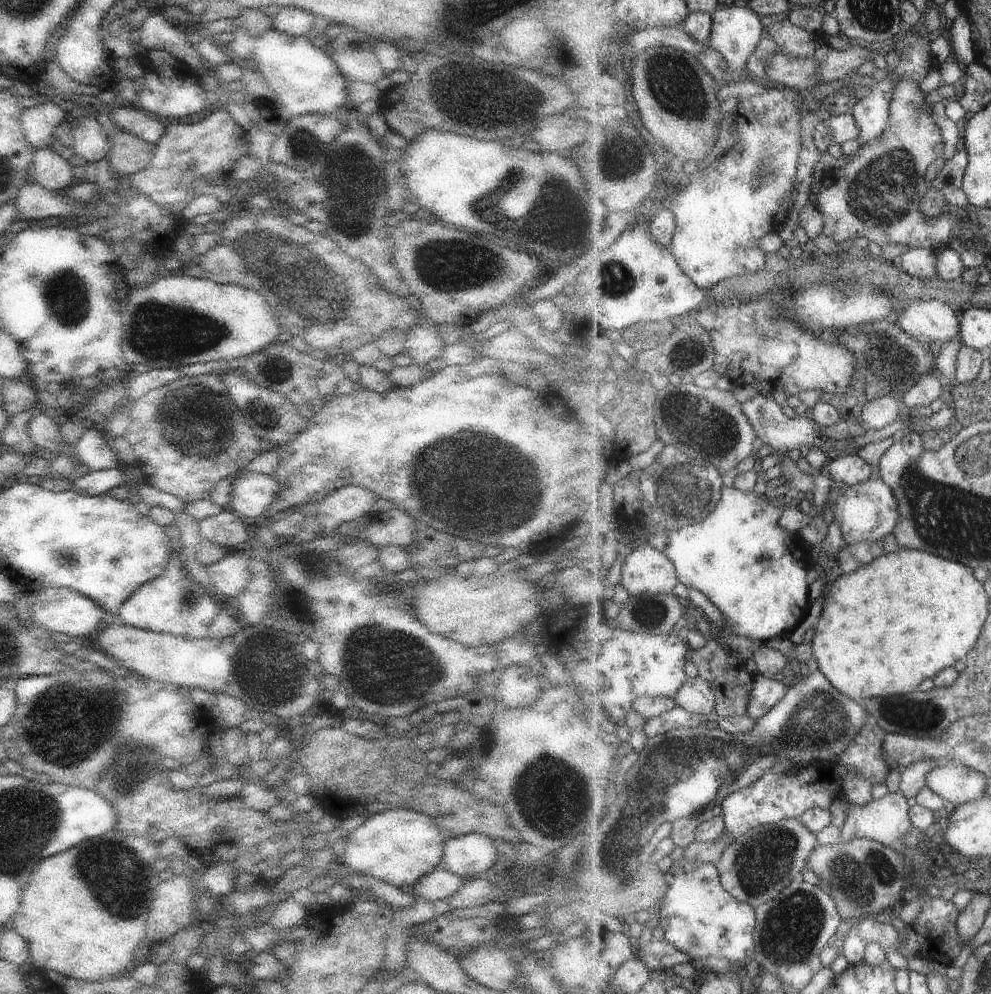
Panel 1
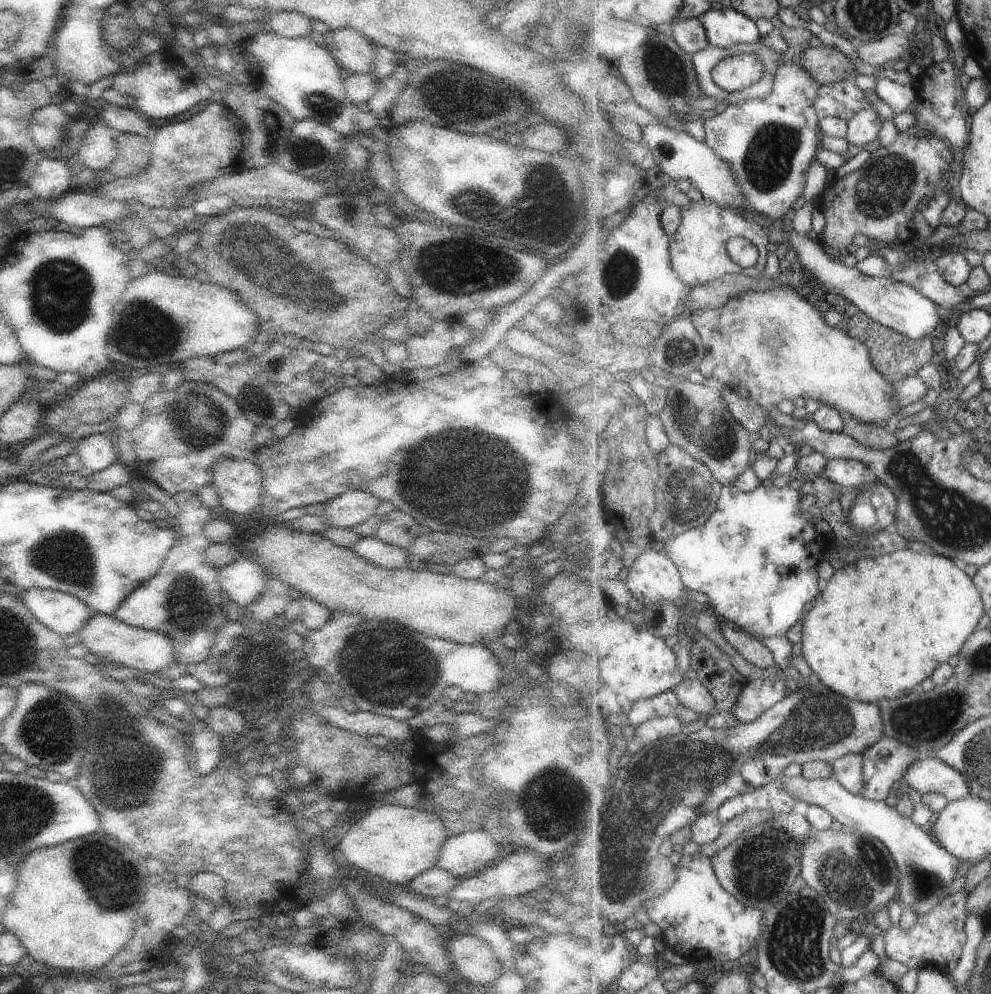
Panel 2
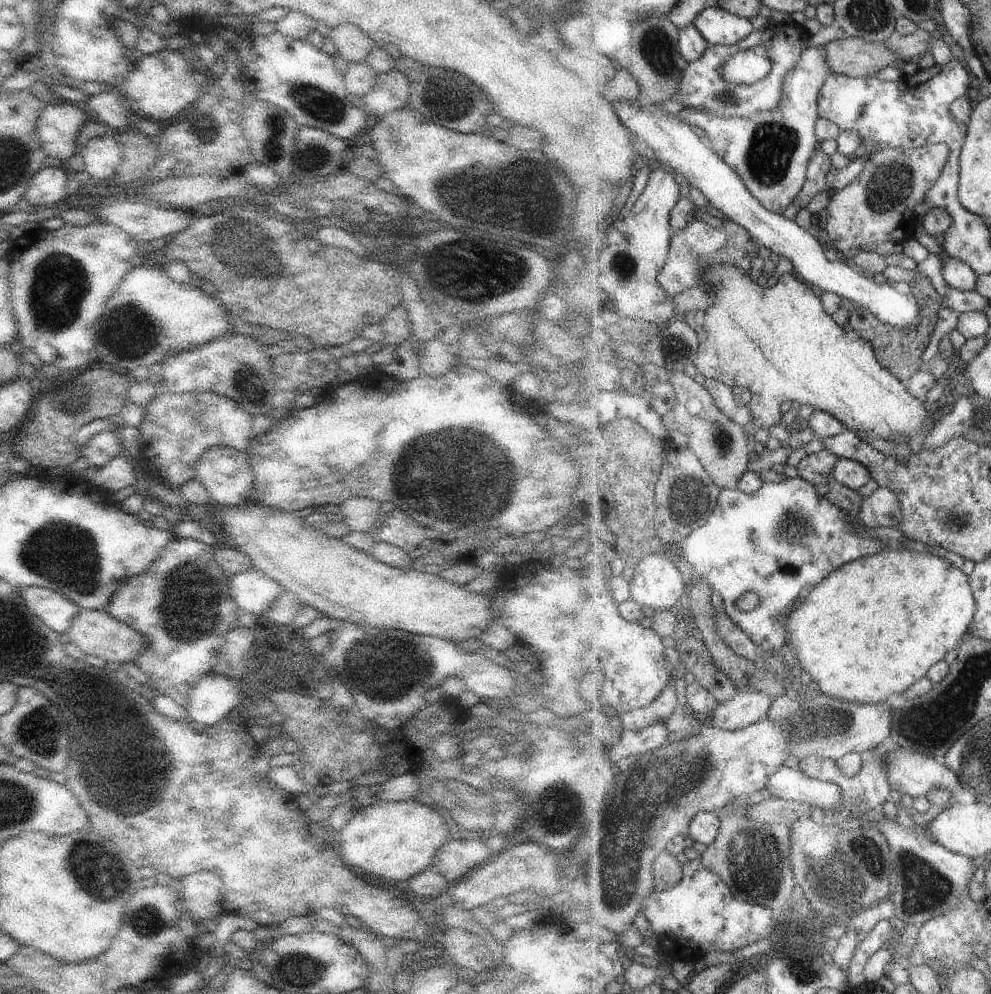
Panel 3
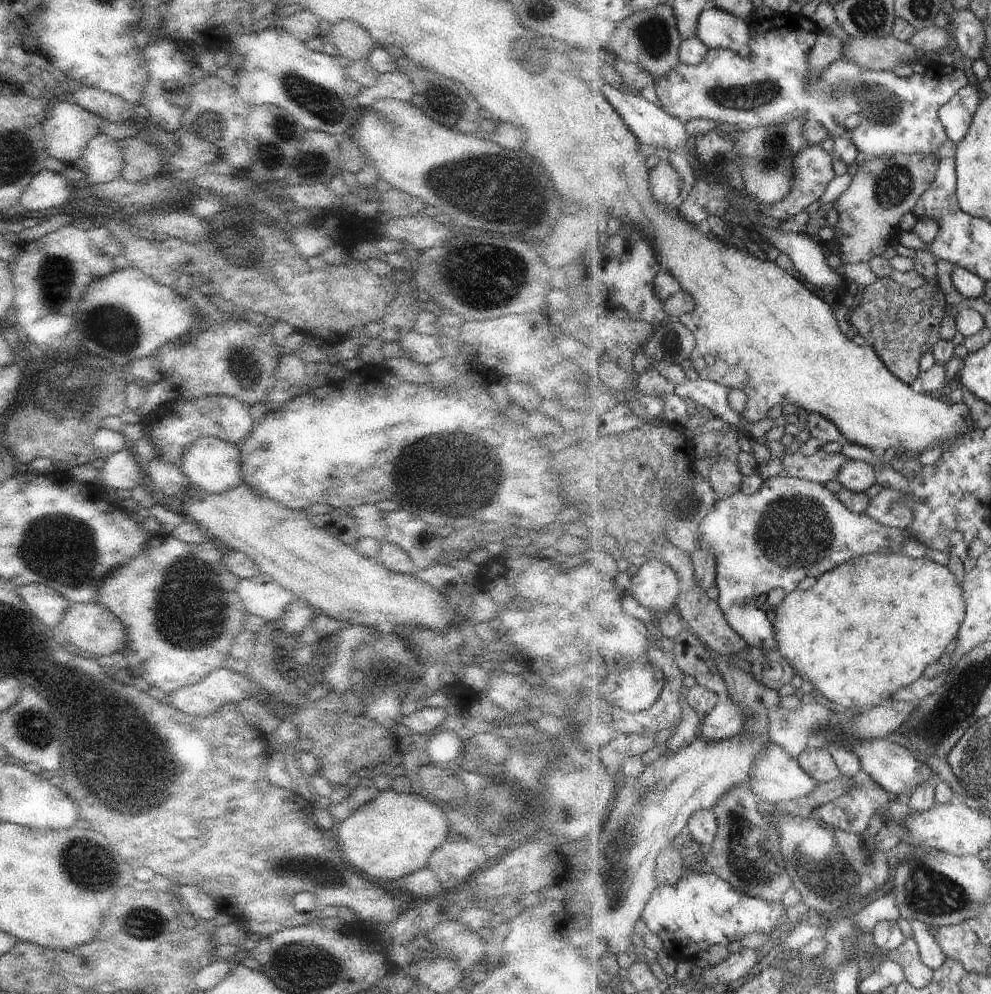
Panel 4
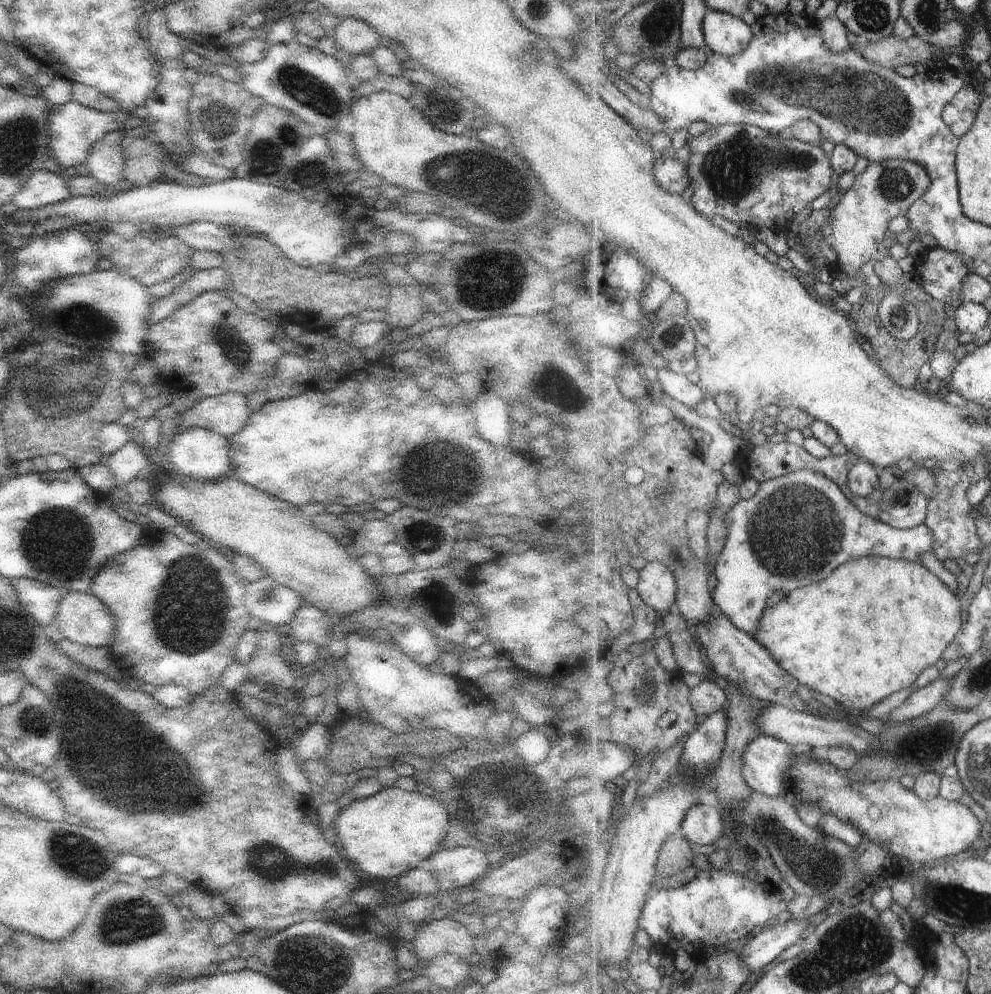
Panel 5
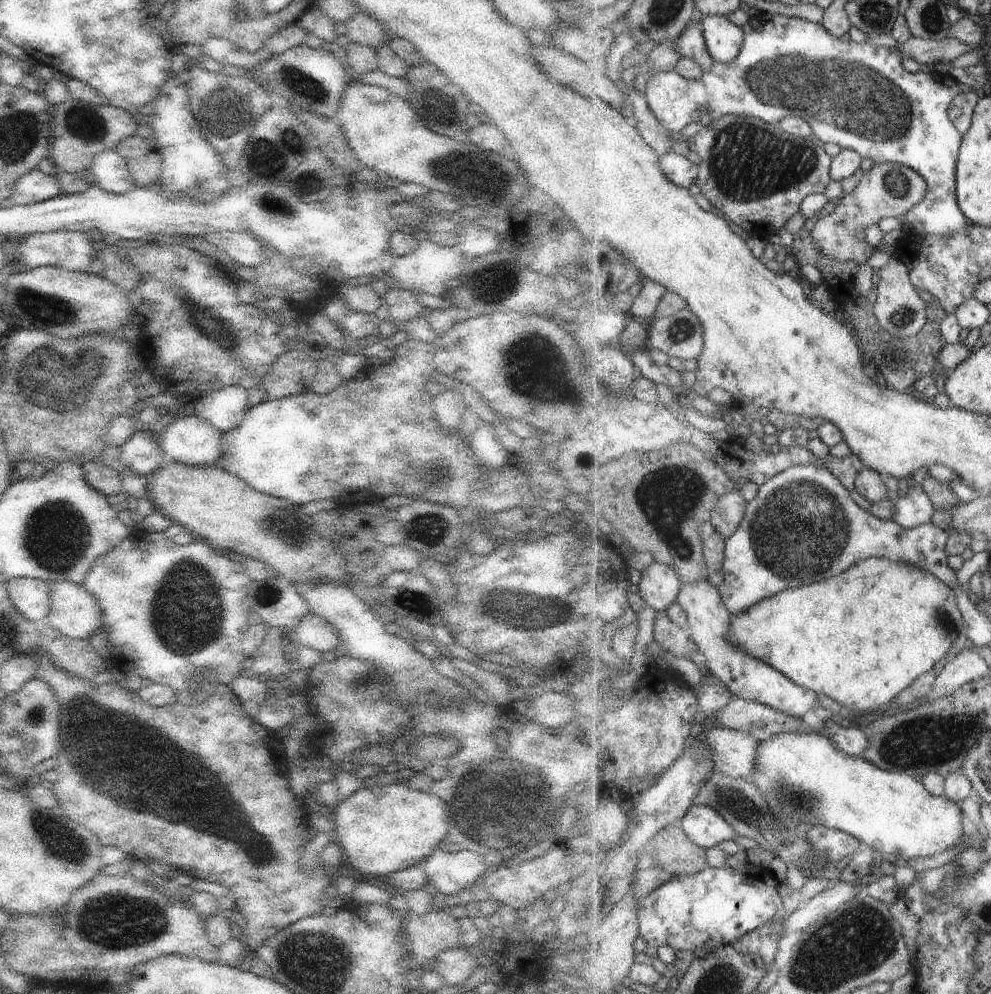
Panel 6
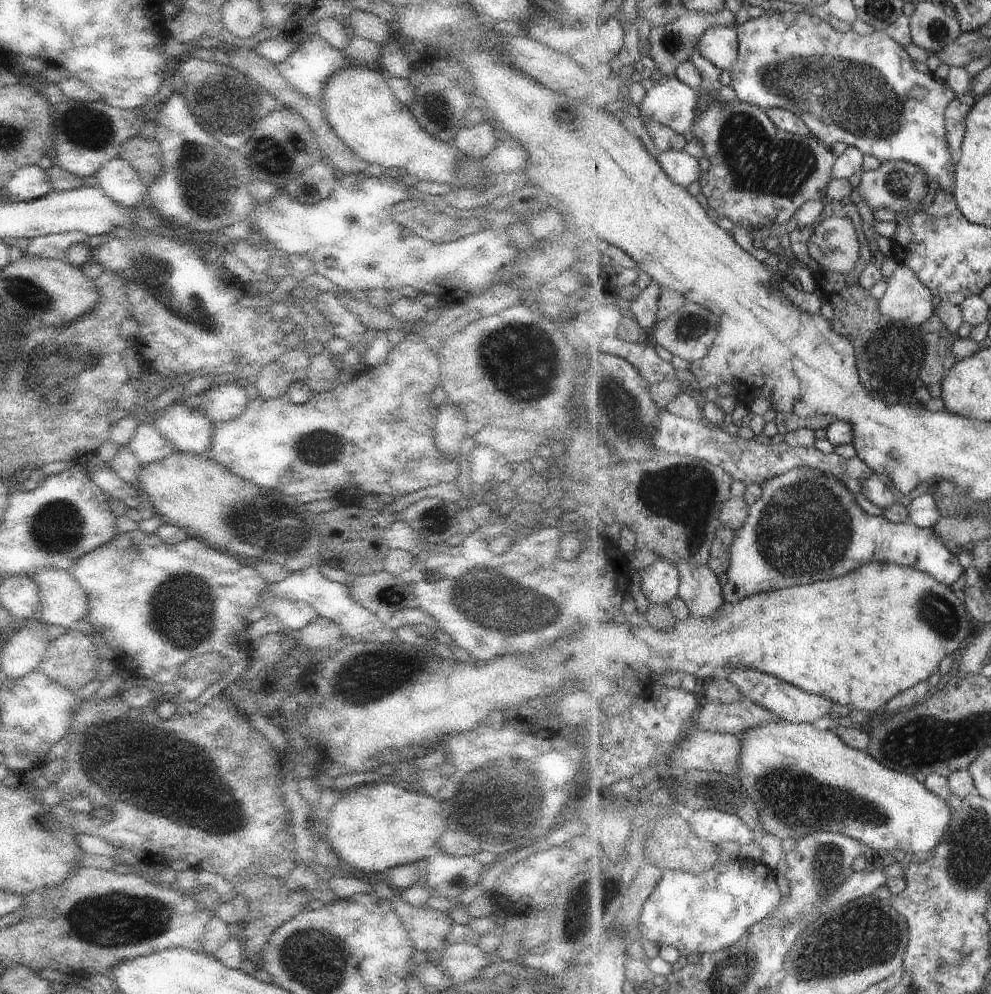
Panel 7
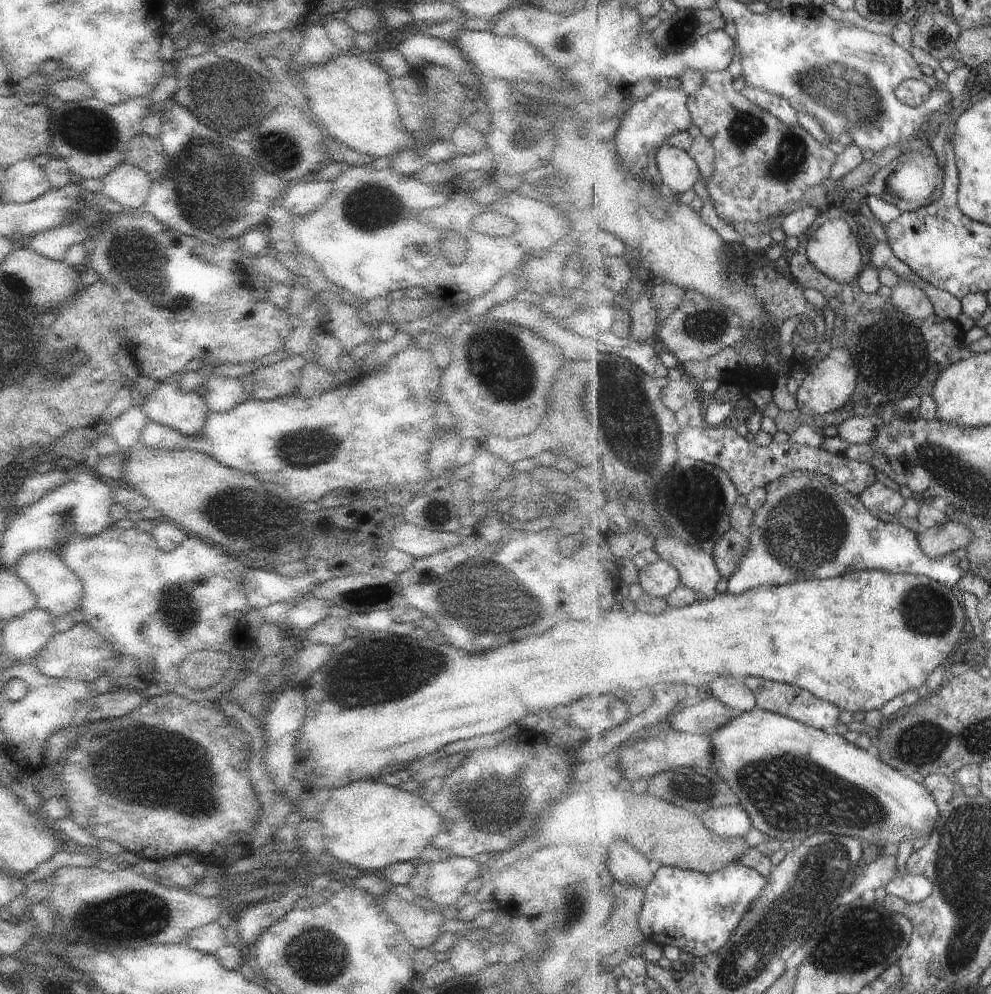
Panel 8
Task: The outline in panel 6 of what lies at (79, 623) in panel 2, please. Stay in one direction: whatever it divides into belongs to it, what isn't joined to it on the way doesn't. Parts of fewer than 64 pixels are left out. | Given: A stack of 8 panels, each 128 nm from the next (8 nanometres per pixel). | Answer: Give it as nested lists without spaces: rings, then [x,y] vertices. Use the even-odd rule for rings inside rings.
[[[11,577],[6,591],[15,610],[27,620],[45,620],[50,607],[49,583],[31,577]]]

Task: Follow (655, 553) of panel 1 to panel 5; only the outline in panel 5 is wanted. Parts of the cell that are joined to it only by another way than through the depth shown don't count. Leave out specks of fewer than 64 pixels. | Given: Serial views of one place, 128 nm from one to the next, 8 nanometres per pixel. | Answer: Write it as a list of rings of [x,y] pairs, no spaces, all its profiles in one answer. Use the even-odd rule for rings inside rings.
[[[651,560],[639,571],[636,590],[646,605],[664,615],[675,607],[677,578],[670,566],[659,560]]]

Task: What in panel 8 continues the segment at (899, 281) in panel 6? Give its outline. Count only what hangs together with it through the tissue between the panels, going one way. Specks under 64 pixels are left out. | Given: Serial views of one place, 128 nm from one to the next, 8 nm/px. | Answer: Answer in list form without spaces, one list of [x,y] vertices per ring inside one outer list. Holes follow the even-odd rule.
[[[901,279],[896,287],[893,287],[891,302],[896,309],[902,310],[905,314],[911,314],[912,317],[920,318],[924,321],[934,313],[934,304],[925,294],[925,291],[916,285],[916,280]]]

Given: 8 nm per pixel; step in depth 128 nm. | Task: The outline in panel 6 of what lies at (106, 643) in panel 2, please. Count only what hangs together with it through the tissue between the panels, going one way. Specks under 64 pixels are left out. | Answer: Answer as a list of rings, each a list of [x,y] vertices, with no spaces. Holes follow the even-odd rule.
[[[59,579],[49,582],[50,607],[45,620],[50,629],[56,634],[68,636],[73,639],[87,639],[90,632],[99,628],[102,623],[102,614],[97,601],[82,584]]]

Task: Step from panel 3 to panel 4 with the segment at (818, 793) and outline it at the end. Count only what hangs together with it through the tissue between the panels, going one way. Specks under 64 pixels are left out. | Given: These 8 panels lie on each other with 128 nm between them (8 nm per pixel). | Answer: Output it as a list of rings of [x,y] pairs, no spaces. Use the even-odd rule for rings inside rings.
[[[771,744],[767,754],[759,758],[750,786],[762,801],[789,801],[813,794],[821,782],[805,774],[799,760],[789,756],[781,746]]]

